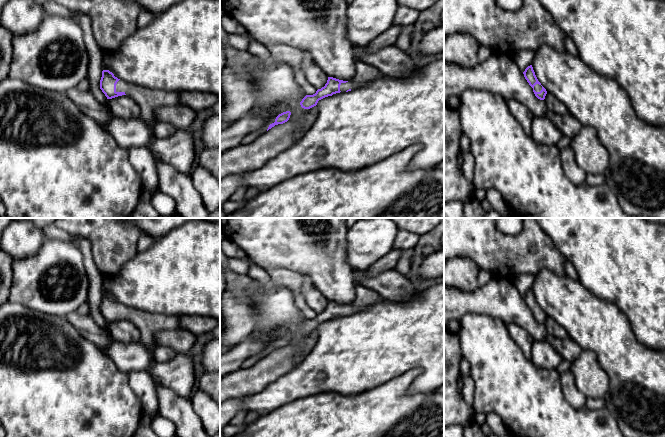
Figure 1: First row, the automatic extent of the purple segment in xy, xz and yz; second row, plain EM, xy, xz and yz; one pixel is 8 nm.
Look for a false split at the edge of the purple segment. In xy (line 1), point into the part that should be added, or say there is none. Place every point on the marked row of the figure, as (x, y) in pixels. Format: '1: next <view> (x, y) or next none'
1: next xy (148, 99)

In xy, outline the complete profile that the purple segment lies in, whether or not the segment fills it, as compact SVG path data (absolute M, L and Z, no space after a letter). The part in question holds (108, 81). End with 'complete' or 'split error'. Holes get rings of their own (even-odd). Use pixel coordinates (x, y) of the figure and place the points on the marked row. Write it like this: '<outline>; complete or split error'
M109 70L102 71L100 89L107 99L127 95L139 105L141 117L150 124L153 121L153 111L157 107L178 105L180 98L176 92L153 90L126 83L114 76Z; split error

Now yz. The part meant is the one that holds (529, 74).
M532 65L528 66L523 72L523 74L524 74L525 79L529 83L529 85L533 88L533 92L535 96L540 100L544 100L547 94L547 91L538 81Z; split error

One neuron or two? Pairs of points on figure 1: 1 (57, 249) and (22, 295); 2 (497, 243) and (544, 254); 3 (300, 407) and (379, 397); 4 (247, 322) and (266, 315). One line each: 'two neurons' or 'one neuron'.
1: one neuron
2: one neuron
3: one neuron
4: two neurons

